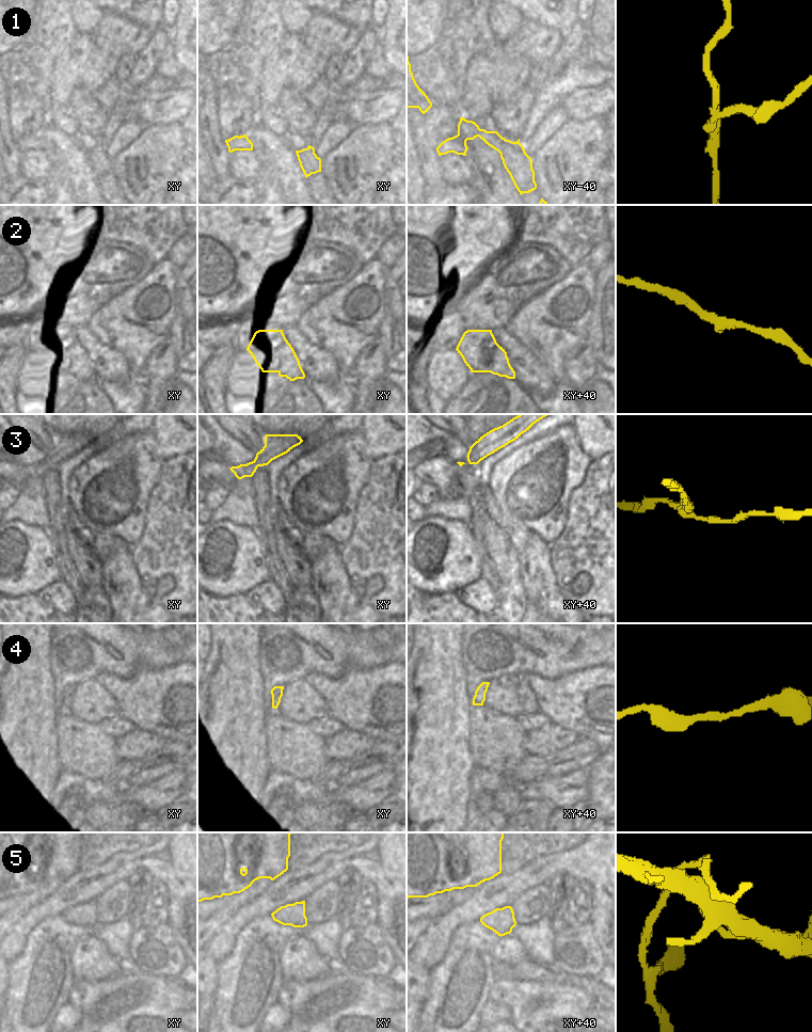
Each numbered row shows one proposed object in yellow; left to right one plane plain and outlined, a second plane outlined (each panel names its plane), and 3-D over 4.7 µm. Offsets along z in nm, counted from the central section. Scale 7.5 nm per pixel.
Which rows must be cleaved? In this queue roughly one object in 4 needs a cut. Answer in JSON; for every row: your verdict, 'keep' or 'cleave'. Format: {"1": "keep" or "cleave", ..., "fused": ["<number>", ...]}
{"1": "cleave", "2": "keep", "3": "keep", "4": "keep", "5": "cleave", "fused": ["1", "5"]}

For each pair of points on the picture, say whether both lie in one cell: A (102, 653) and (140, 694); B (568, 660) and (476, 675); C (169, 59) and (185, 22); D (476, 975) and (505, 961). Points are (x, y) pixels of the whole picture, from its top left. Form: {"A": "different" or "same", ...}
{"A": "different", "B": "same", "C": "different", "D": "different"}

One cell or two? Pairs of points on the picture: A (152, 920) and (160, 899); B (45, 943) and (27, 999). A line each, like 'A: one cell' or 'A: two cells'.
A: one cell
B: one cell

